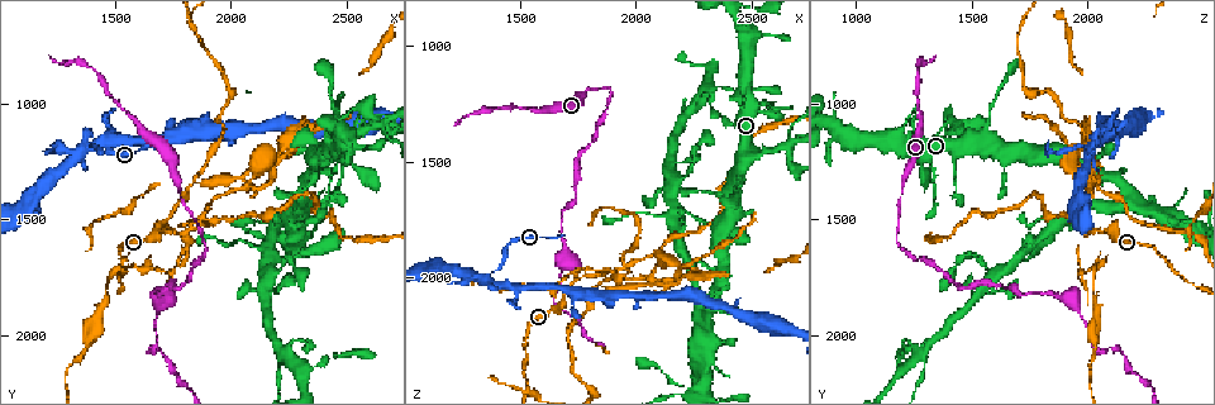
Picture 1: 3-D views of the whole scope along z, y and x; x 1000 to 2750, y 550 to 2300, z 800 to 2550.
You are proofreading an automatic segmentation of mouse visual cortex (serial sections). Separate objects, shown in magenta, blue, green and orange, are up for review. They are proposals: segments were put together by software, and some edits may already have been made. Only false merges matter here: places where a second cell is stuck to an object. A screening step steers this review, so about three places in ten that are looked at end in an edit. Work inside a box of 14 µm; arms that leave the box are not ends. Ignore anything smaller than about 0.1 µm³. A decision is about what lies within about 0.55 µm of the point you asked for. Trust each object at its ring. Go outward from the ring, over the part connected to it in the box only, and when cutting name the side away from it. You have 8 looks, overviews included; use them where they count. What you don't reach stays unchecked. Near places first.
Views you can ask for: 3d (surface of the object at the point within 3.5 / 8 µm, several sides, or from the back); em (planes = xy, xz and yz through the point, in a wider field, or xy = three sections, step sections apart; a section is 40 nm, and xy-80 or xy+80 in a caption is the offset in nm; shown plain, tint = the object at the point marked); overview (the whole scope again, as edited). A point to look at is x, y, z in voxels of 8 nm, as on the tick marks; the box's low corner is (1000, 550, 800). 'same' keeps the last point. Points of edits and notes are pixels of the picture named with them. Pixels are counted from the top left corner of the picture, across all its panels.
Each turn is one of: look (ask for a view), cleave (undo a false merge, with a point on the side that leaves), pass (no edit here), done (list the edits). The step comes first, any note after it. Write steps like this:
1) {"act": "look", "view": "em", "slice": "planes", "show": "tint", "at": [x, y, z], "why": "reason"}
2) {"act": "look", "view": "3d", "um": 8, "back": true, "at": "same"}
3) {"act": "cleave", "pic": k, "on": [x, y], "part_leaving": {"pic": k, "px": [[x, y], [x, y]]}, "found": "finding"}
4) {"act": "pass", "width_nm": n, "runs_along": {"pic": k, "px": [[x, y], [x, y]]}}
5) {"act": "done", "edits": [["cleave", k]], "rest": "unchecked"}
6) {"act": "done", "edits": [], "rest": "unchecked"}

{"act": "look", "view": "3d", "um": 3.5, "at": [2640, 1070, 1440], "why": "looks like a crossing"}

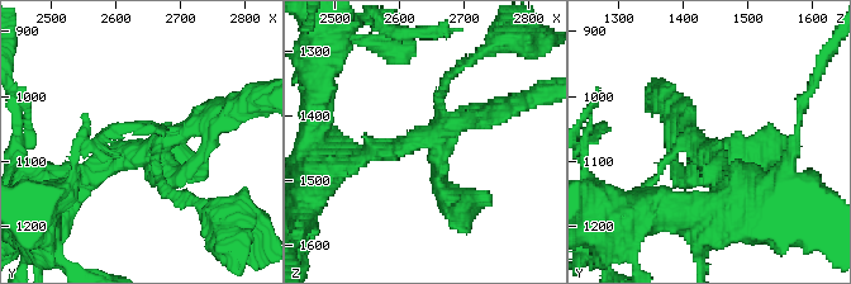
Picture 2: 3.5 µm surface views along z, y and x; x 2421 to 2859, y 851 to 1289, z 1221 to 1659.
{"act": "look", "view": "em", "slice": "xy", "step": 2, "show": "tint", "at": [2645, 1075, 1440], "why": "need the tissue"}

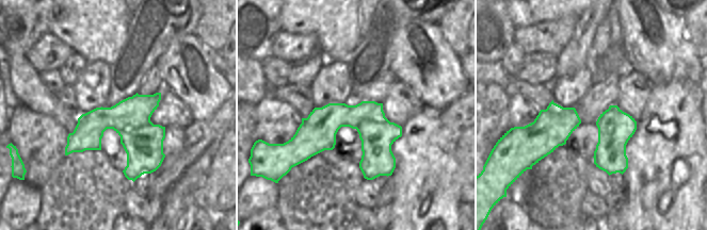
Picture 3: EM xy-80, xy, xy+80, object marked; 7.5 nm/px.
{"act": "pass", "width_nm": 260, "runs_along": {"pic": 2, "px": [[360, 156], [429, 140], [465, 202]]}, "found": "continuous, no second cell"}

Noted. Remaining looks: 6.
{"act": "look", "view": "3d", "um": 3.5, "at": [1370, 1200, 2010], "why": "arms part here"}

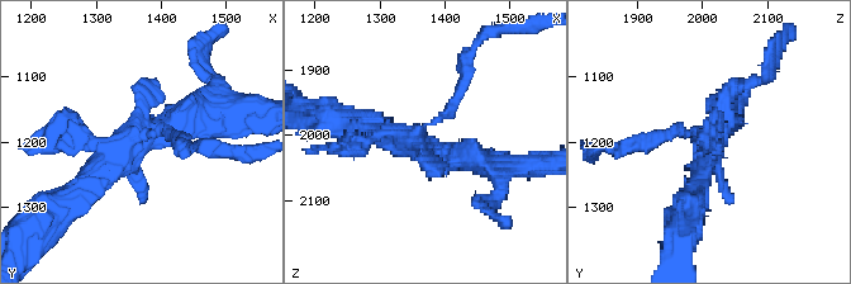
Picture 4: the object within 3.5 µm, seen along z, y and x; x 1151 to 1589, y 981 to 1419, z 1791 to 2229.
{"act": "cleave", "pic": 4, "on": [148, 93], "part_leaving": {"pic": 4, "px": [[417, 133], [428, 152], [526, 166]]}, "found": "two cells meet here"}

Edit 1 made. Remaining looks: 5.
{"act": "look", "view": "overview", "why": "see it whole again"}

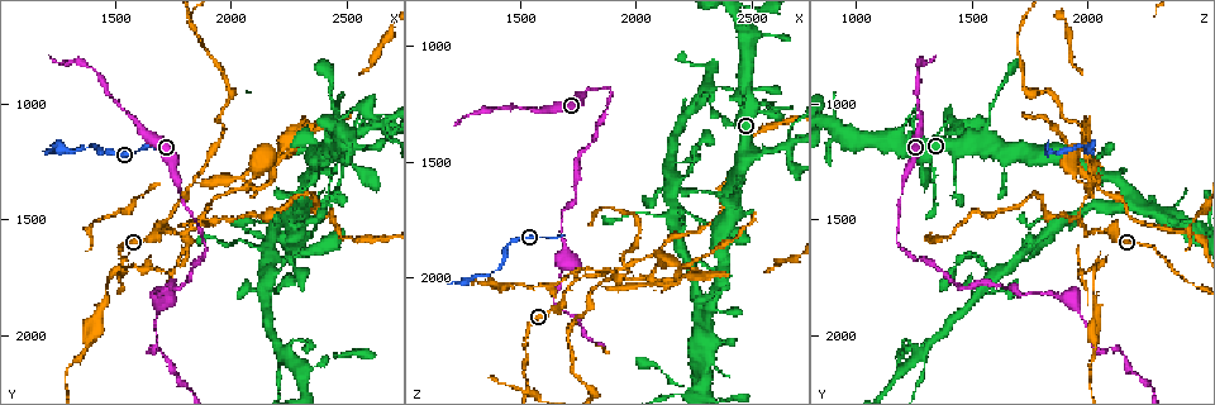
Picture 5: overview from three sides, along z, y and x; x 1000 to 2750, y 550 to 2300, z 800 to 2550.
{"act": "look", "view": "3d", "um": 8, "at": [1640, 2050, 2110], "why": "abrupt turn"}

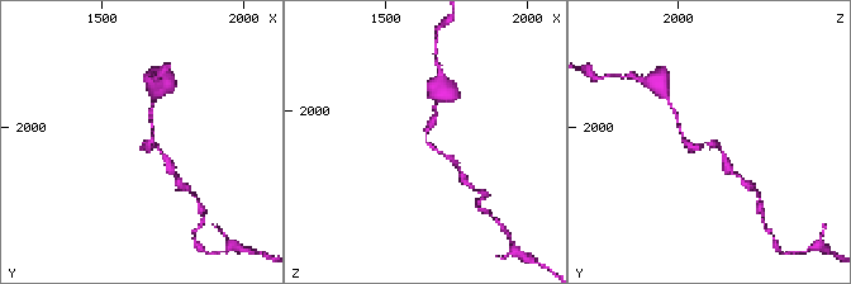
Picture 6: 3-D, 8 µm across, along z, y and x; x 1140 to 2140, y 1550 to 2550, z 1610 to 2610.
{"act": "look", "view": "em", "slice": "xy", "step": 1, "show": "tint", "at": [1640, 2060, 2100], "arm_widths_nm": [150, 150], "why": "shape alone is not enough"}

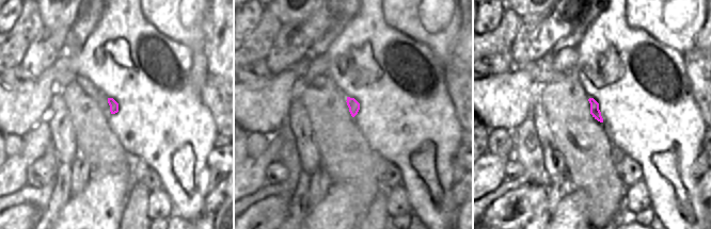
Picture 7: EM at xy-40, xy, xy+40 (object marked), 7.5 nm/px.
{"act": "pass", "width_nm": 90, "runs_along": {"pic": 6, "px": [[681, 133], [692, 147], [718, 146], [726, 161]]}, "found": "continuous, no second cell"}

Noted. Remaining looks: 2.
{"act": "done", "edits": [["cleave", 4]], "rest": "unchecked"}

